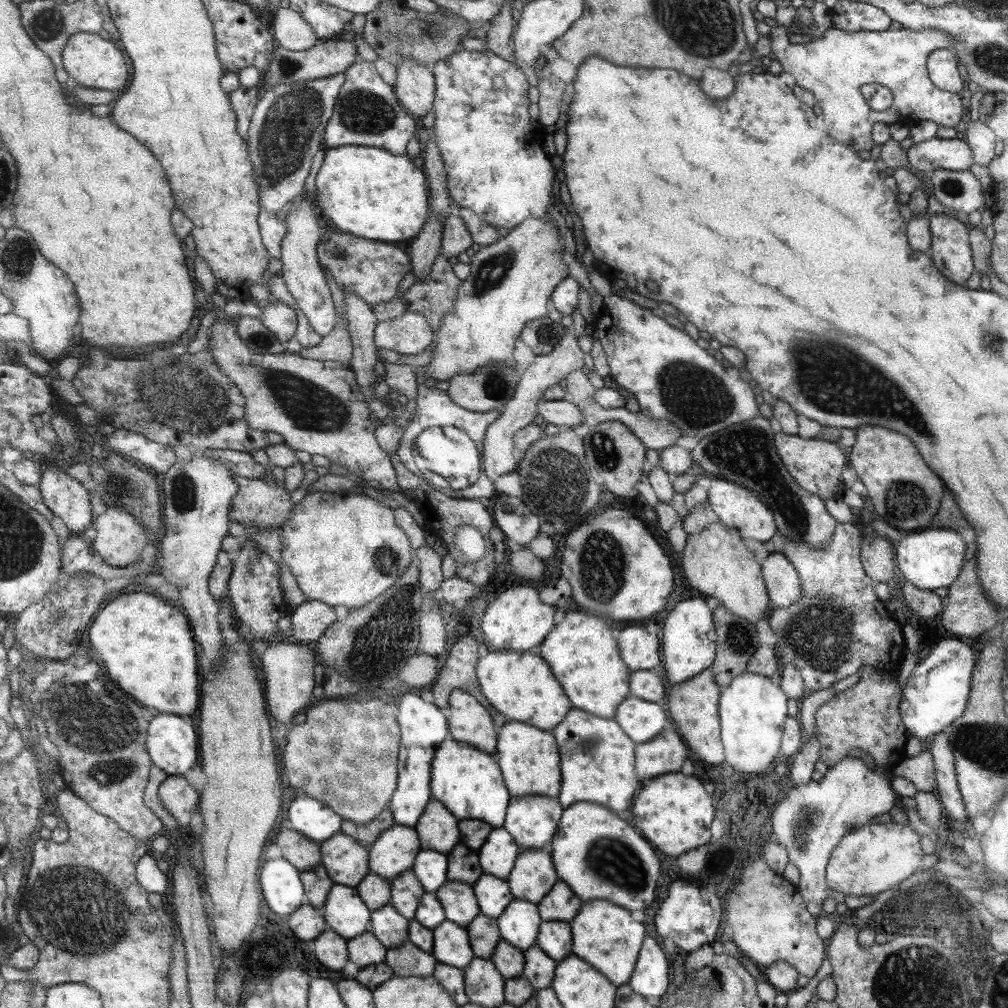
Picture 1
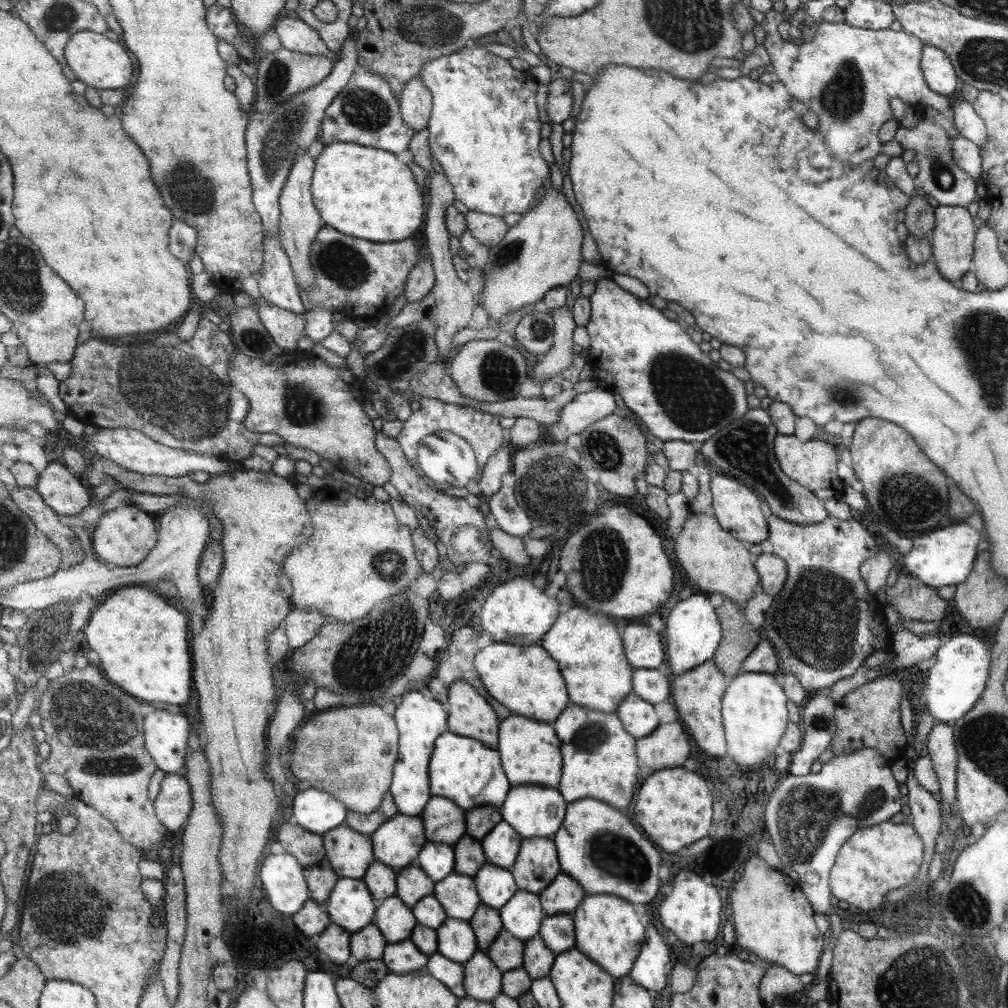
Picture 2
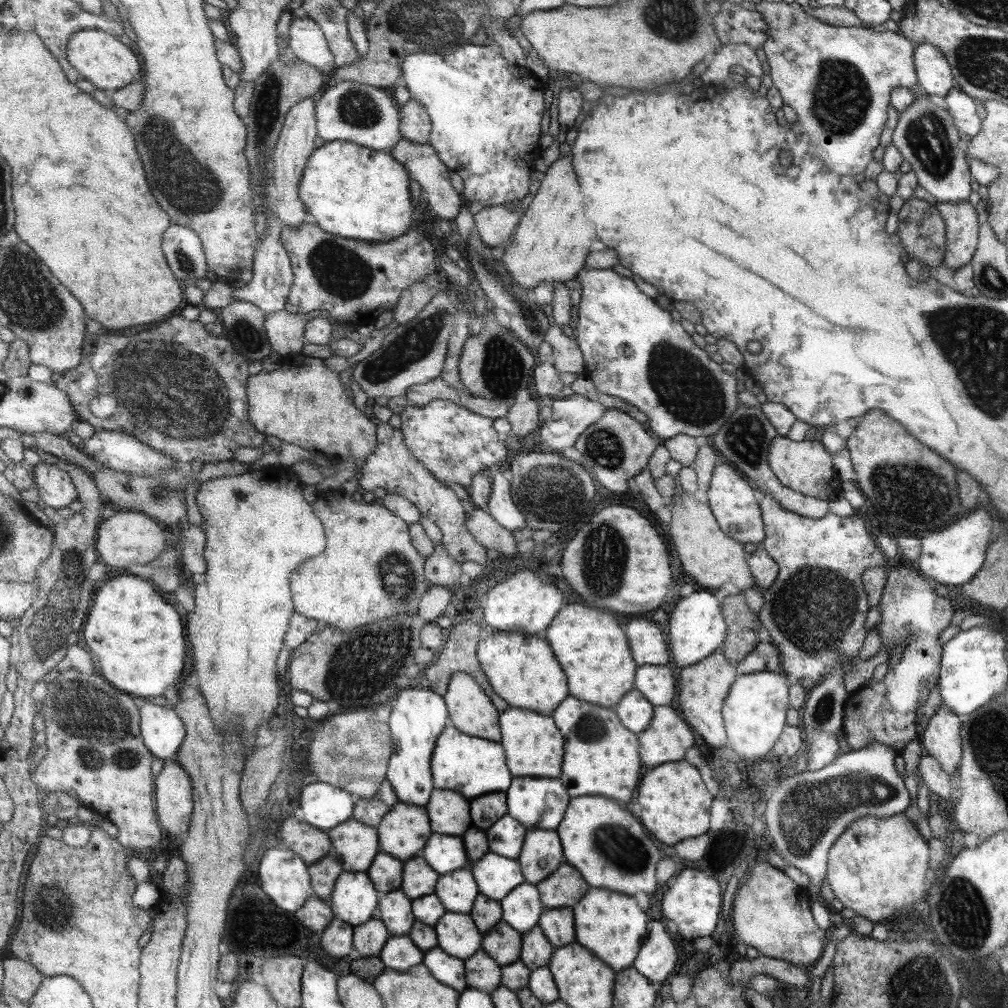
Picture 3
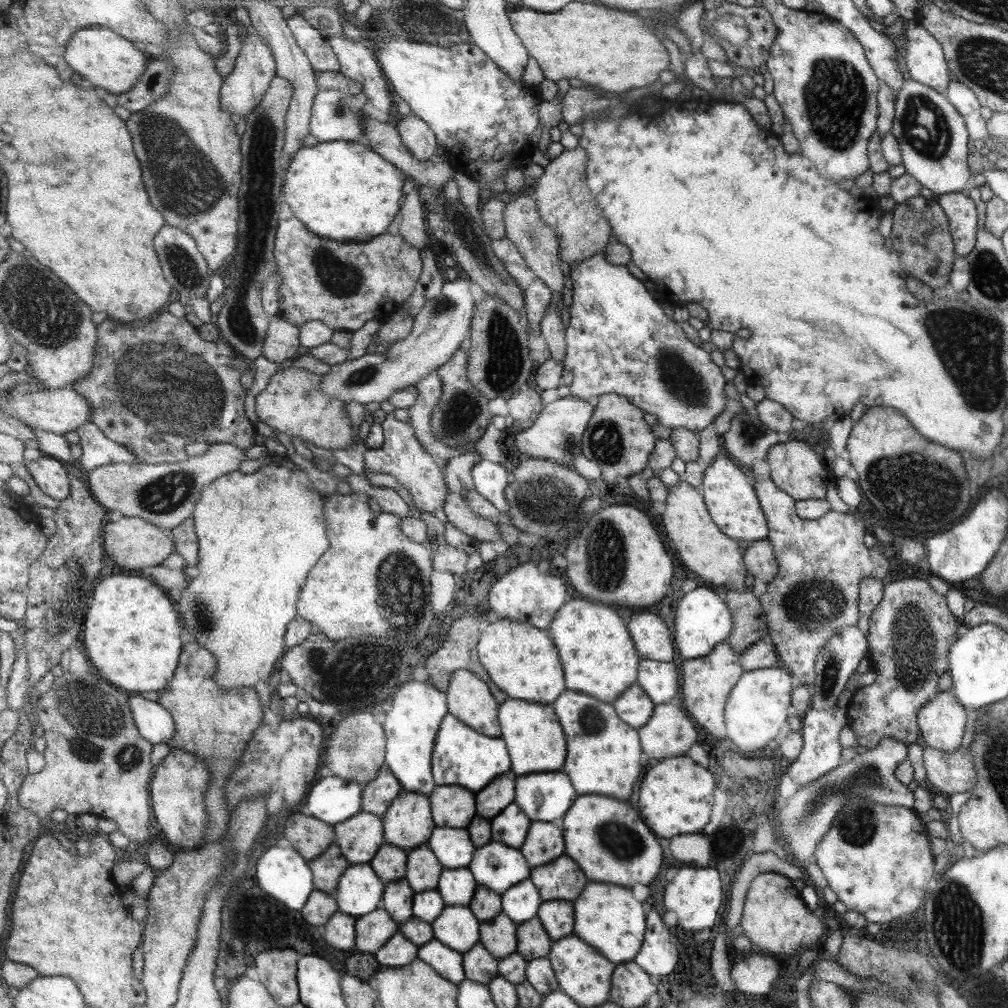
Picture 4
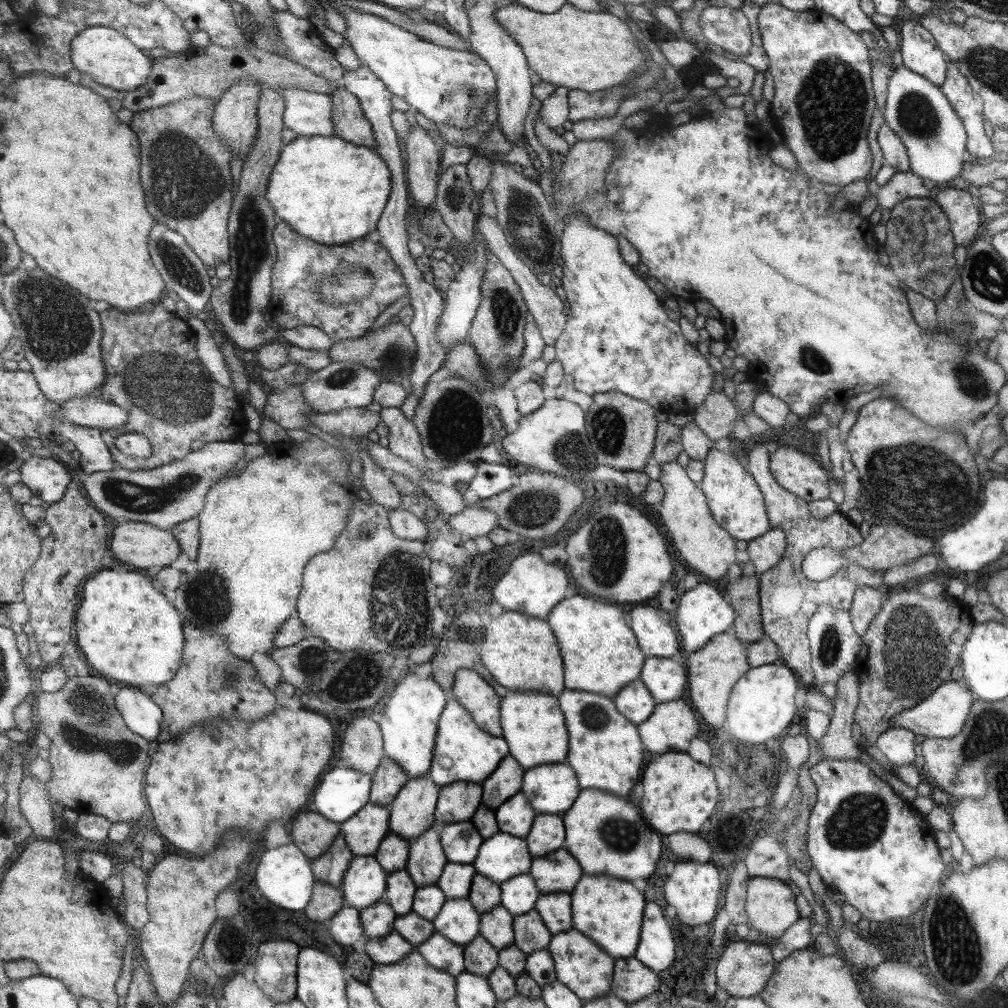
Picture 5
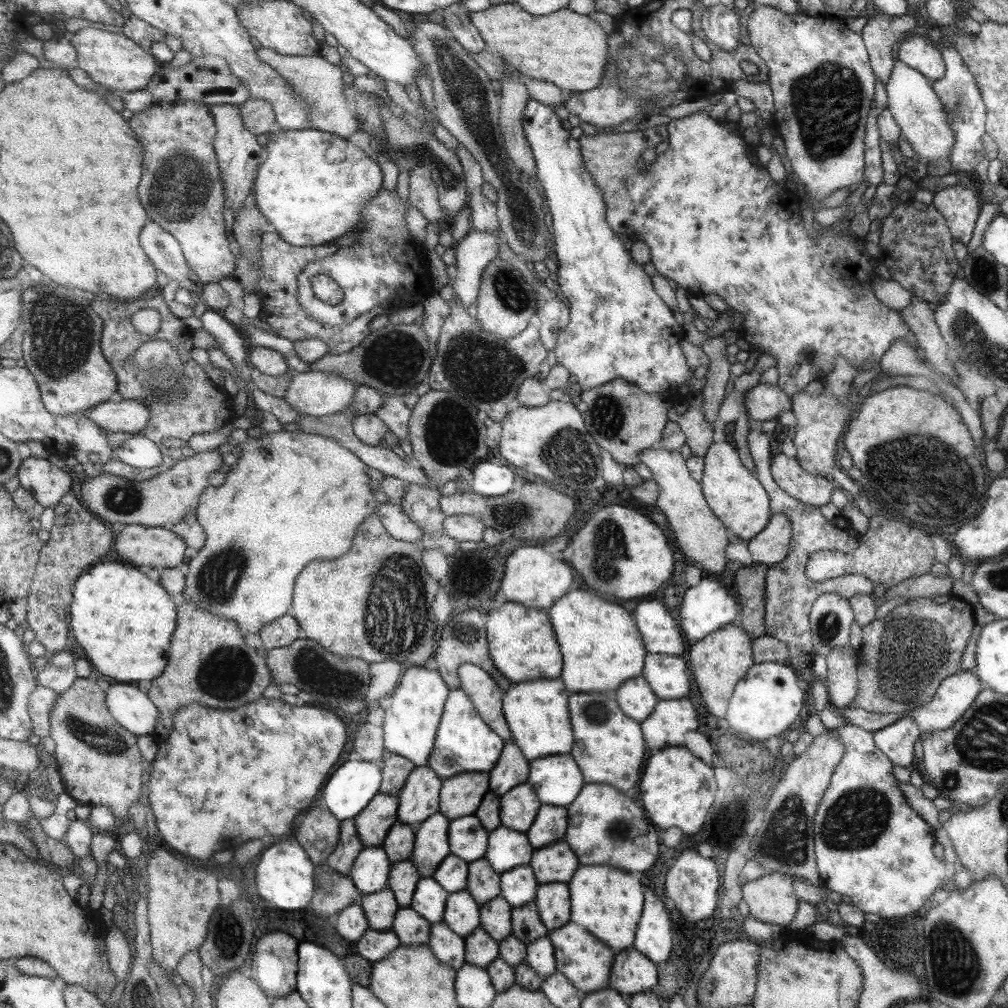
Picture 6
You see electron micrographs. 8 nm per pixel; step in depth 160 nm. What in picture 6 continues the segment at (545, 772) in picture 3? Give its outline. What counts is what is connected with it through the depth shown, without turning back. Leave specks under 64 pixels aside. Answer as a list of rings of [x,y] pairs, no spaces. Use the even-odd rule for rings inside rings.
[[[539,679],[515,683],[504,693],[503,712],[510,727],[511,740],[517,744],[528,761],[545,755],[562,755],[571,752],[573,734],[569,724],[569,691],[563,681]]]

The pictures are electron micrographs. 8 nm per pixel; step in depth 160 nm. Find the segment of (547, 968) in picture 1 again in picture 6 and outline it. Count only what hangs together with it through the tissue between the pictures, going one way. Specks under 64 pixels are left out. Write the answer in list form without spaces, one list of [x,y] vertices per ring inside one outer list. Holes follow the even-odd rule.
[[[531,901],[522,907],[511,908],[510,924],[513,926],[513,934],[525,944],[533,942],[539,937],[549,933],[538,915],[537,905]]]

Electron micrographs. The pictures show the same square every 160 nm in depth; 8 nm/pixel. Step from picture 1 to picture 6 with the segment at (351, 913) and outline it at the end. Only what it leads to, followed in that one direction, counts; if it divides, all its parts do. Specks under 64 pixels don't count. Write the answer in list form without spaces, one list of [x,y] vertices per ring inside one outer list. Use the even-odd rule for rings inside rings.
[[[384,845],[365,847],[355,861],[350,877],[362,894],[388,889],[393,864]]]

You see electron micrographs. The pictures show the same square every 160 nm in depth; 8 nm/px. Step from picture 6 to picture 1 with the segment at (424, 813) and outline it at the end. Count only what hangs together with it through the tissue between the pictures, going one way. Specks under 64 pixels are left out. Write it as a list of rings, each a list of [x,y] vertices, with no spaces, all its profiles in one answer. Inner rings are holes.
[[[395,823],[395,826],[383,832],[377,842],[374,842],[369,849],[371,870],[379,874],[379,876],[383,876],[385,880],[392,881],[402,872],[414,868],[418,854],[423,848],[422,840],[416,828]]]

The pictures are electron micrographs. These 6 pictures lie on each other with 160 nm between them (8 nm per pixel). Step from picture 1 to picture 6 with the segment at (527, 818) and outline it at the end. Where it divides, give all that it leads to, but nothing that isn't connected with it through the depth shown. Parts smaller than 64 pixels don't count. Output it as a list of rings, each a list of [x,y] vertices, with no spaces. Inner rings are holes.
[[[570,753],[545,755],[543,760],[530,760],[526,783],[533,787],[542,804],[566,807],[574,802],[583,786],[582,772]]]

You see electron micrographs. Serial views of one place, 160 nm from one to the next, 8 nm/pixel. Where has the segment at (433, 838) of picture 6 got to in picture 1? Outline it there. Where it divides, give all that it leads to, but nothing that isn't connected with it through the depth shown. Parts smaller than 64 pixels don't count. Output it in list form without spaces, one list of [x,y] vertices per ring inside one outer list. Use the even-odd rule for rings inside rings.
[[[413,869],[402,872],[391,882],[391,904],[410,921],[415,920],[423,895],[427,893],[425,886],[419,882],[419,877]]]

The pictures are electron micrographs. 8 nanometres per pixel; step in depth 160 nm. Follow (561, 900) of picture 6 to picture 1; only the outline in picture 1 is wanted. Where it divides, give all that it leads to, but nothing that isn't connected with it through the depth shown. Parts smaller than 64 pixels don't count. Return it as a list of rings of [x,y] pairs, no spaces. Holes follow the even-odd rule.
[[[542,921],[536,943],[551,960],[563,960],[571,950],[571,933],[563,921]]]

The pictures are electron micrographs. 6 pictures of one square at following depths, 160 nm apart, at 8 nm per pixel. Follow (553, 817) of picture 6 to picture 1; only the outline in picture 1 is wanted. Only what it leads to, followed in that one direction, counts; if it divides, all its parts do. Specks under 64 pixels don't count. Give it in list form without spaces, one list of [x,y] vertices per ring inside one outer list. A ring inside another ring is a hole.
[[[548,848],[520,850],[506,882],[513,898],[537,905],[559,882]]]

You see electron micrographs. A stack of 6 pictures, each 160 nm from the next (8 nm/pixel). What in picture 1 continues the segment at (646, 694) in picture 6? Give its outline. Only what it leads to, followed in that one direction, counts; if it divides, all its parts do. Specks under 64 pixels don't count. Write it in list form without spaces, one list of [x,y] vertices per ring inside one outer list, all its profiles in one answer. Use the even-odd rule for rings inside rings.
[[[633,695],[618,704],[613,716],[623,732],[633,742],[647,742],[659,735],[667,718],[654,701],[641,700]]]

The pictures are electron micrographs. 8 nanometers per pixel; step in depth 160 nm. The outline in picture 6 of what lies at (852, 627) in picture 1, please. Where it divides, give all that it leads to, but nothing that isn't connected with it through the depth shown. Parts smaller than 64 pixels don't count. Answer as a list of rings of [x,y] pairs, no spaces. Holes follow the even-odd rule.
[[[752,423],[746,436],[748,451],[754,462],[754,471],[757,479],[762,483],[766,492],[770,493],[770,508],[775,513],[784,514],[791,523],[793,534],[790,538],[790,550],[785,559],[768,567],[766,580],[766,609],[765,609],[765,634],[781,641],[788,650],[788,663],[791,668],[799,672],[810,672],[814,660],[813,634],[810,633],[809,617],[814,601],[821,595],[835,593],[848,600],[851,596],[870,594],[875,592],[873,581],[841,580],[833,577],[833,580],[822,580],[820,583],[811,580],[806,576],[806,563],[809,562],[810,555],[819,550],[828,551],[853,551],[858,547],[858,540],[861,536],[850,521],[843,518],[833,517],[826,519],[818,507],[802,504],[798,500],[785,494],[772,479],[770,475],[770,462],[772,456],[769,451],[768,435],[761,431],[758,423]]]

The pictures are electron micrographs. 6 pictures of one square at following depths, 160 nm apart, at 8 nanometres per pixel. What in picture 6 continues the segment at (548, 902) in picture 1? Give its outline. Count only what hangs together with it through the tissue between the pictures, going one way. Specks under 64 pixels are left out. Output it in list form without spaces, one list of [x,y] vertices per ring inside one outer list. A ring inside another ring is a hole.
[[[559,840],[549,847],[534,849],[529,865],[538,884],[570,882],[577,868],[577,858],[573,852],[565,840]]]

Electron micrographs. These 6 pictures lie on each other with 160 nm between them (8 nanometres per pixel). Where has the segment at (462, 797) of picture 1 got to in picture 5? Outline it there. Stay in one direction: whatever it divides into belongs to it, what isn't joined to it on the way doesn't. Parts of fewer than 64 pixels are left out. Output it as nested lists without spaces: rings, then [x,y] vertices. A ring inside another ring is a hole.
[[[450,695],[446,710],[443,711],[436,741],[434,762],[429,776],[440,786],[457,782],[471,781],[484,782],[491,776],[495,767],[507,756],[509,748],[502,737],[491,736],[482,729],[474,716],[459,702],[459,699]]]

